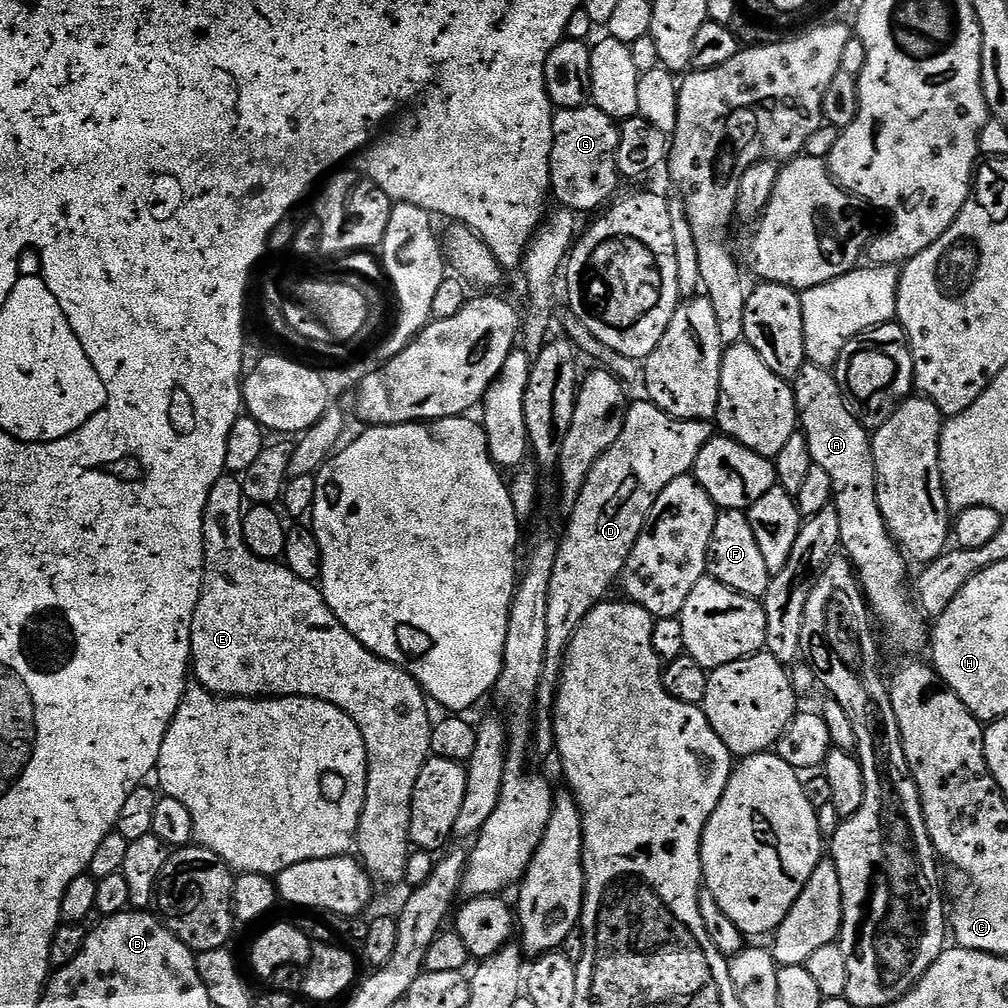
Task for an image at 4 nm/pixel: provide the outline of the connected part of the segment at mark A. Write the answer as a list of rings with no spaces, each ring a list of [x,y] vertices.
[[[806,362],[796,376],[794,391],[798,424],[810,446],[812,463],[830,474],[834,507],[840,515],[840,548],[856,569],[871,615],[878,624],[880,619],[885,634],[902,651],[908,652],[904,654],[915,653],[912,651],[923,640],[925,643],[926,620],[910,591],[906,557],[888,533],[876,501],[876,467],[869,429],[863,428],[854,414],[850,414],[842,390],[829,369]]]

